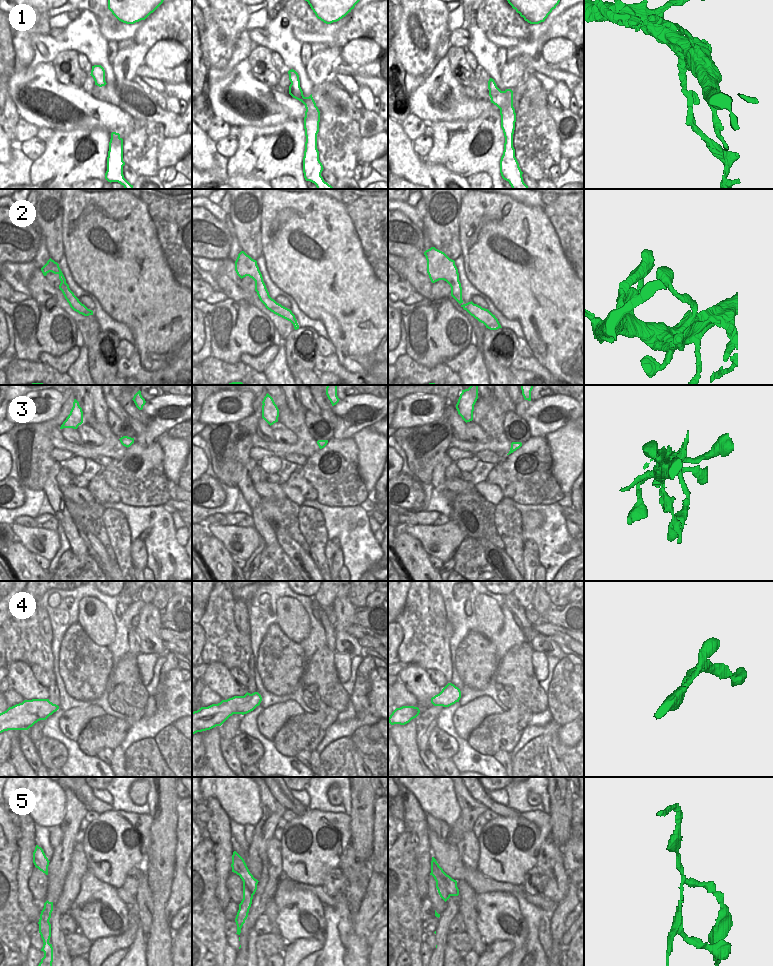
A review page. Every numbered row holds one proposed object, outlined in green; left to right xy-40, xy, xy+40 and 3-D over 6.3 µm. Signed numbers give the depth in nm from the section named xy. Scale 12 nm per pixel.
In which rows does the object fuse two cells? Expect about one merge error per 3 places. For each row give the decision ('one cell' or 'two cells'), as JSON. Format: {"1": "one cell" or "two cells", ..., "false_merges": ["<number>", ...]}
{"1": "two cells", "2": "one cell", "3": "one cell", "4": "one cell", "5": "two cells", "false_merges": ["1", "5"]}

